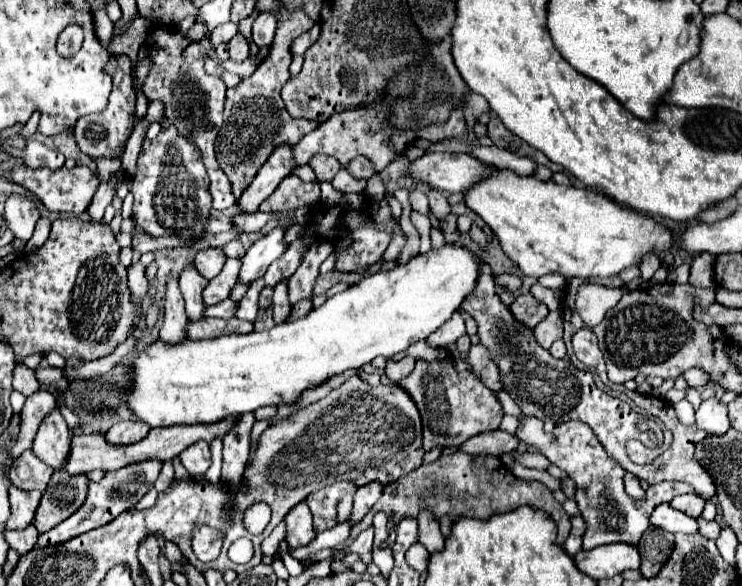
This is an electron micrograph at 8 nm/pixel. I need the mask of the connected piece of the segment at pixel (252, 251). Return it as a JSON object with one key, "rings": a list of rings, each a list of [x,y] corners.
{"rings":[[[275,228],[275,232],[269,232],[267,236],[261,236],[247,250],[247,254],[243,256],[241,272],[237,276],[239,284],[249,286],[251,282],[259,280],[267,272],[267,266],[287,250],[287,244],[283,242],[283,236],[285,236],[285,230]]]}

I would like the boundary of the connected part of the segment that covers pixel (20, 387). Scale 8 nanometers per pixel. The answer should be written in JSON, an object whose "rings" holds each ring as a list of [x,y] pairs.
{"rings":[[[17,364],[13,374],[13,388],[23,396],[29,396],[31,392],[37,392],[41,388],[41,382],[35,378],[35,372],[31,368]]]}

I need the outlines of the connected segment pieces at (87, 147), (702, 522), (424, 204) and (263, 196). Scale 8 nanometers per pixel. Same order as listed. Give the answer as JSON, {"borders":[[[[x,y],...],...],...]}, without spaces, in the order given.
{"borders":[[[[125,54],[115,56],[107,62],[105,70],[113,76],[113,90],[109,96],[109,106],[99,114],[89,114],[87,118],[81,118],[79,124],[75,124],[73,136],[79,146],[79,150],[89,158],[119,158],[125,150],[125,142],[129,140],[135,124],[131,116],[135,114],[135,92],[131,84],[131,62]]],[[[699,518],[697,524],[699,524],[699,532],[701,532],[705,538],[709,538],[709,540],[717,540],[721,526],[719,526],[715,520],[713,520],[713,522],[707,522],[705,518]]],[[[414,190],[409,194],[409,202],[412,210],[415,210],[423,215],[428,215],[430,212],[429,202],[426,195]]],[[[279,146],[279,150],[275,150],[275,154],[271,154],[271,158],[257,172],[247,190],[239,196],[237,206],[243,212],[255,212],[261,206],[261,202],[267,200],[281,184],[281,180],[287,176],[287,166],[291,166],[291,148]]]]}

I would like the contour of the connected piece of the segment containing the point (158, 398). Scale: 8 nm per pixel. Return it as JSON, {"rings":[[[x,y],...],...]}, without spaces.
{"rings":[[[445,244],[441,250],[419,254],[403,266],[371,274],[349,286],[345,292],[327,298],[323,306],[313,308],[303,318],[273,326],[271,330],[183,340],[173,346],[163,340],[155,340],[129,362],[133,374],[129,388],[123,394],[123,402],[139,420],[153,428],[173,424],[215,424],[235,414],[255,412],[261,406],[297,404],[305,390],[325,384],[331,376],[343,374],[351,368],[361,368],[377,356],[393,358],[397,352],[407,350],[409,344],[425,340],[431,332],[445,324],[455,310],[459,310],[463,298],[475,288],[477,272],[477,260],[471,258],[467,248]]]}

